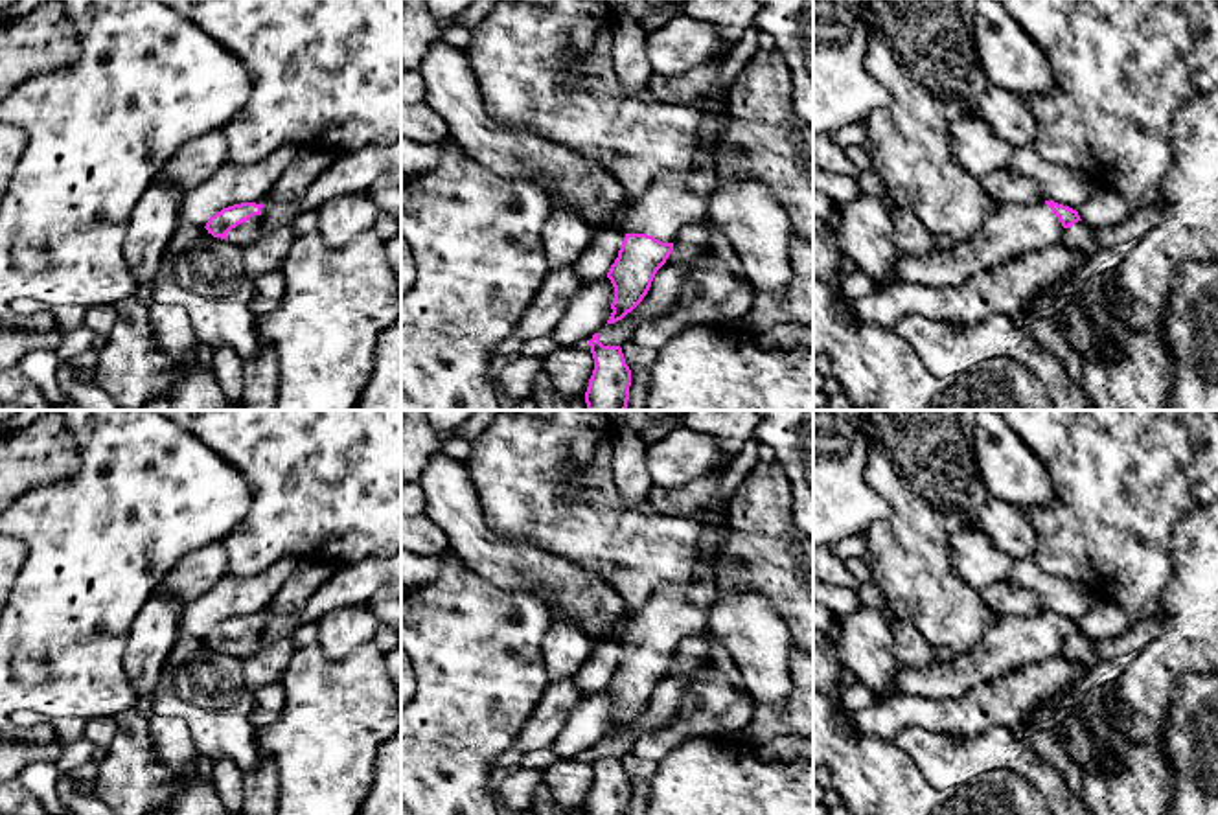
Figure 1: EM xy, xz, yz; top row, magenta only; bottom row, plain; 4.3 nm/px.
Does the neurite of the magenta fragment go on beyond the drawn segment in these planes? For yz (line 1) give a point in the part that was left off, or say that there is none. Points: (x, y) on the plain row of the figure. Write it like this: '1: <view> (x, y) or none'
1: yz (1011, 642)

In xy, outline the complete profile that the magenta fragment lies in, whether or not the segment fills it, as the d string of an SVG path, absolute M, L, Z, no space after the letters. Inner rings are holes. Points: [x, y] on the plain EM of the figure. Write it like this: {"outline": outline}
{"outline": "M241 614L223 620L206 635L208 646L230 653L236 659L248 659L263 648L261 638L263 616Z"}

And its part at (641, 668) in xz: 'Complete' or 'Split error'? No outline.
Split error

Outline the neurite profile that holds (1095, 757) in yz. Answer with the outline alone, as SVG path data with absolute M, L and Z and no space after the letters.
M1073 716L1062 734L1071 756L1089 771L1106 771L1113 760L1111 751L1098 743L1084 723L1082 716Z

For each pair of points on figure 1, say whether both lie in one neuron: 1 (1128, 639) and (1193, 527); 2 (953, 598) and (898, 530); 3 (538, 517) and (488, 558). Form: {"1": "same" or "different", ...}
{"1": "different", "2": "same", "3": "different"}

